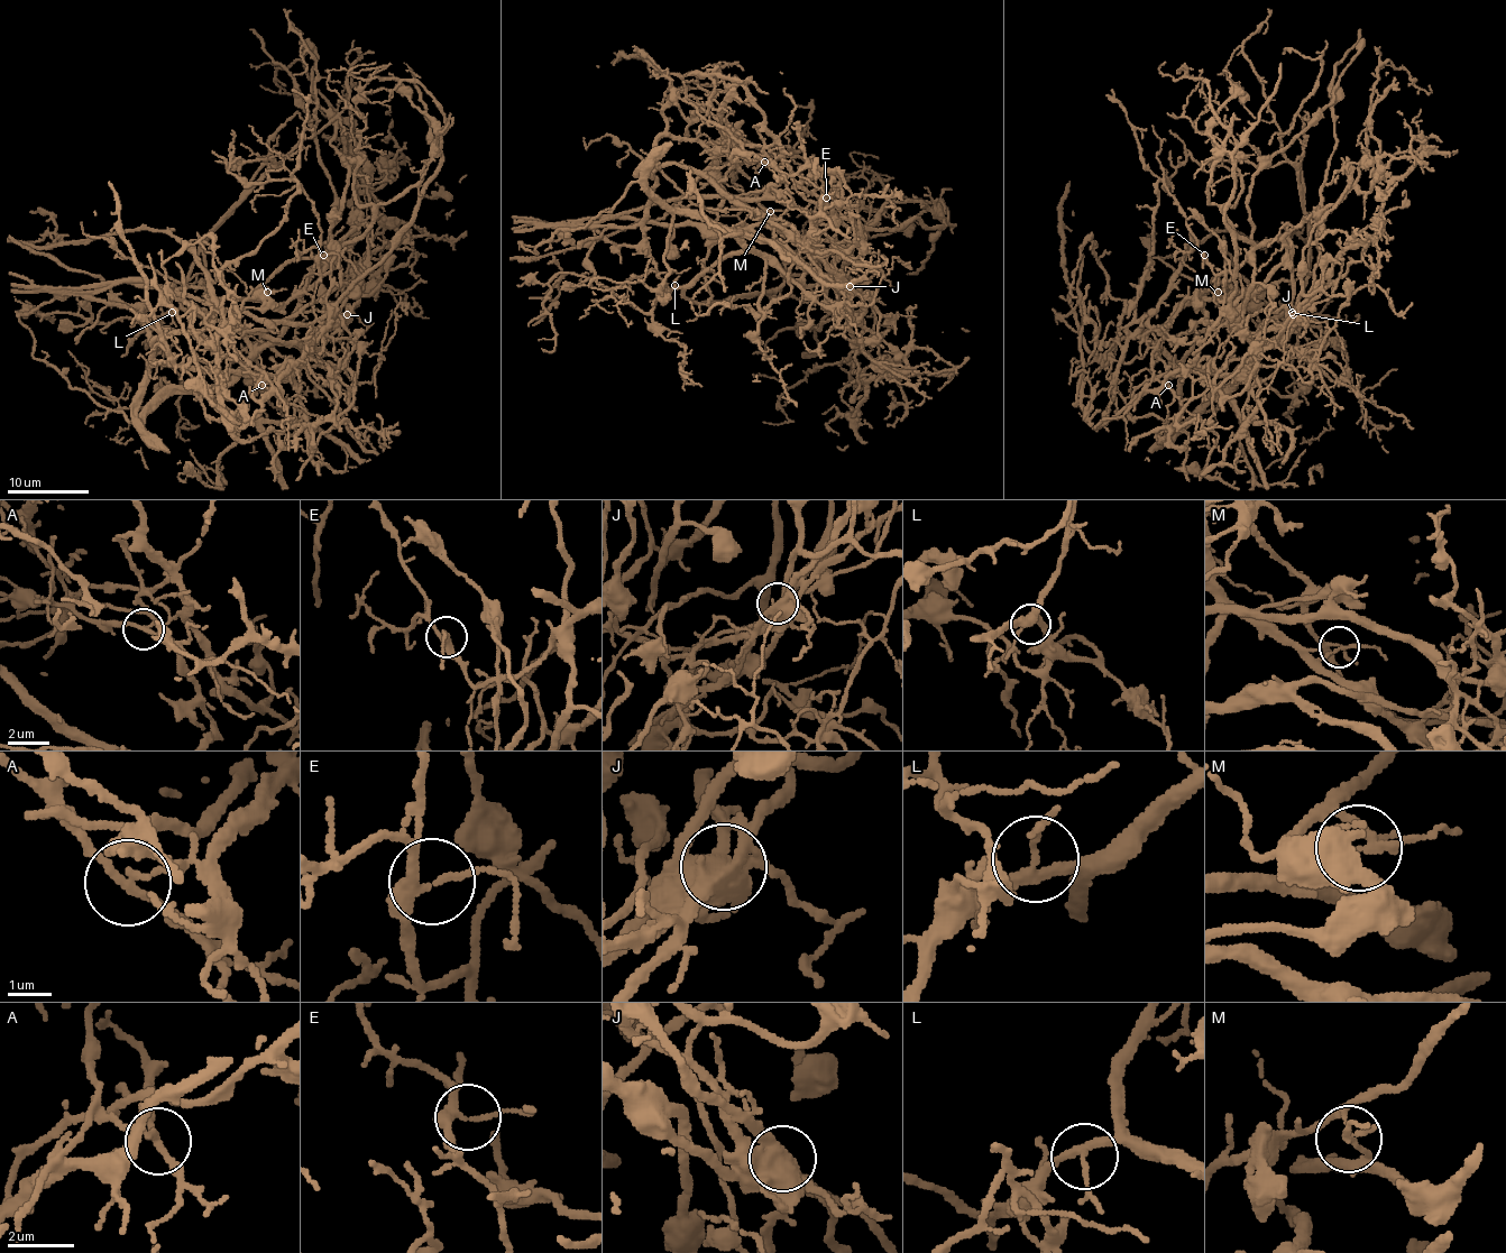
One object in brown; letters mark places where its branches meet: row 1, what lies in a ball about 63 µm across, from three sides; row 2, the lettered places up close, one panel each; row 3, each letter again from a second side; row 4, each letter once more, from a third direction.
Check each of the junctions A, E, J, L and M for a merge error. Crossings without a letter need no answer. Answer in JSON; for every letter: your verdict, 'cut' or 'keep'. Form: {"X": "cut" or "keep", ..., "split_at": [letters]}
{"A": "cut", "E": "keep", "J": "cut", "L": "keep", "M": "cut", "split_at": ["A", "J", "M"]}

